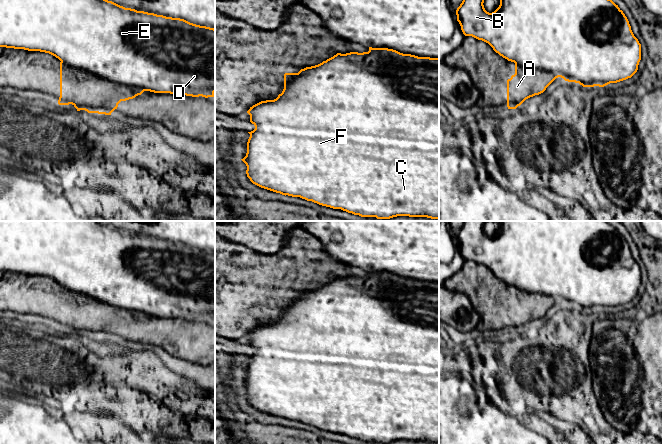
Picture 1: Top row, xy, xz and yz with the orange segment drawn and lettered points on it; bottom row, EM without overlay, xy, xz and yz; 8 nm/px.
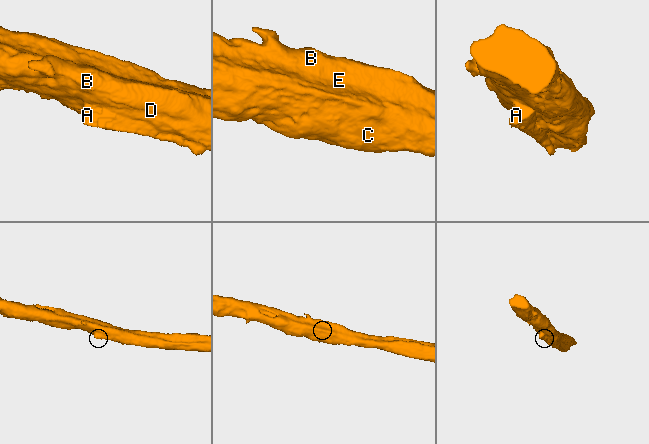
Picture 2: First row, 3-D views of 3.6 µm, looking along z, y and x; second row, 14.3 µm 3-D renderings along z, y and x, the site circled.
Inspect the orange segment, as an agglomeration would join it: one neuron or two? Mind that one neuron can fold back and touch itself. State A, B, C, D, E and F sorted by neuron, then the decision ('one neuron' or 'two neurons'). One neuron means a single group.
groups A / B C D E F; two neurons

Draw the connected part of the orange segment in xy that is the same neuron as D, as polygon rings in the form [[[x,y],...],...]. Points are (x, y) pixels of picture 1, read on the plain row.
[[[0,221],[0,271],[49,277],[64,288],[154,317],[214,321],[215,253],[125,232],[103,221]]]

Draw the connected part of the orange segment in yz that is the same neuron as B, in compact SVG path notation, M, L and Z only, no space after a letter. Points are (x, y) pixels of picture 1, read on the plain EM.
M464 221L456 234L465 260L488 267L508 285L531 293L551 296L583 311L604 311L631 302L641 284L641 268L634 260L623 235L607 221L497 221L499 231L492 237L484 232L486 221Z

